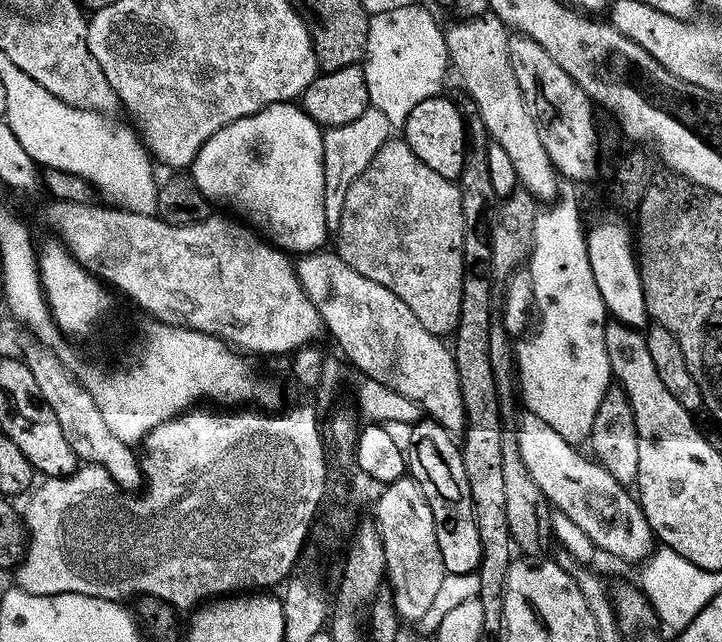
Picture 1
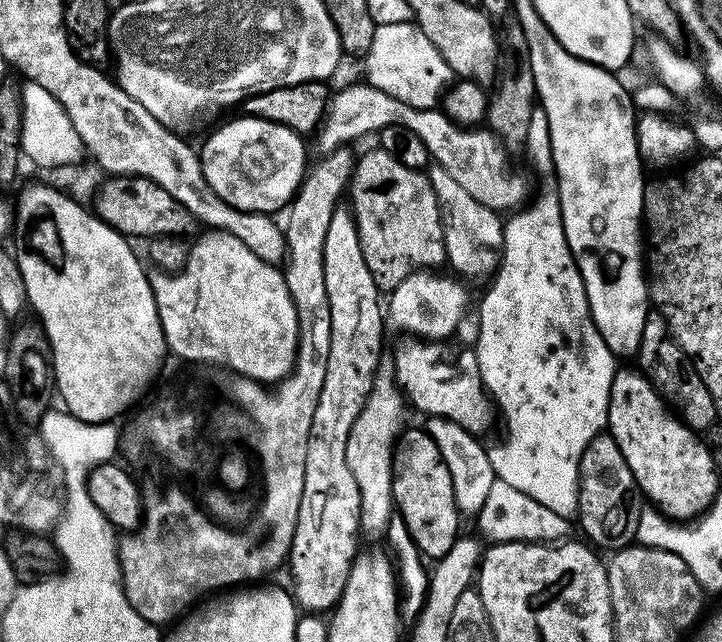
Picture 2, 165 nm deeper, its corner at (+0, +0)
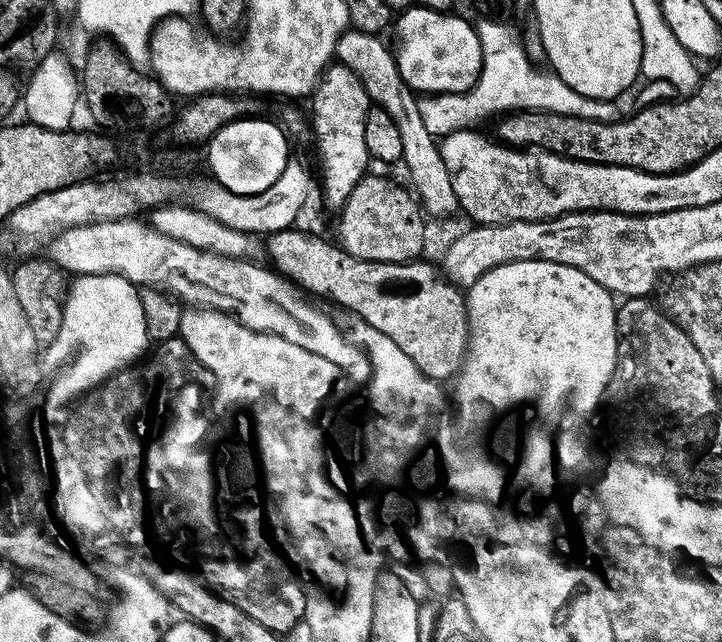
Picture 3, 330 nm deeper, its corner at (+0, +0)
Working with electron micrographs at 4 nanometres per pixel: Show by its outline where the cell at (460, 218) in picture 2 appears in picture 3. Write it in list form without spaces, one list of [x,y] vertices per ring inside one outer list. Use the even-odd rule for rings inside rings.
[[[345,31],[336,43],[335,59],[355,73],[369,101],[382,108],[398,128],[399,137],[402,138],[402,164],[405,164],[408,170],[410,182],[415,190],[413,193],[423,213],[433,219],[451,217],[459,207],[453,190],[452,176],[446,170],[439,147],[433,136],[424,128],[421,118],[417,114],[411,114],[411,111],[409,114],[400,90],[401,77],[396,71],[395,57],[380,39],[382,38],[373,33]]]

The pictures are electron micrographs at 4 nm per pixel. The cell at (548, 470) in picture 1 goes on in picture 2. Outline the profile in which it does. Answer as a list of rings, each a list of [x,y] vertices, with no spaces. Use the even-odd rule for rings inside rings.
[[[419,338],[408,343],[412,344],[404,344],[397,350],[394,363],[394,379],[407,403],[424,412],[425,417],[441,416],[453,420],[473,434],[486,431],[493,409],[480,380],[475,351],[459,352],[451,348],[451,343],[425,342]]]

